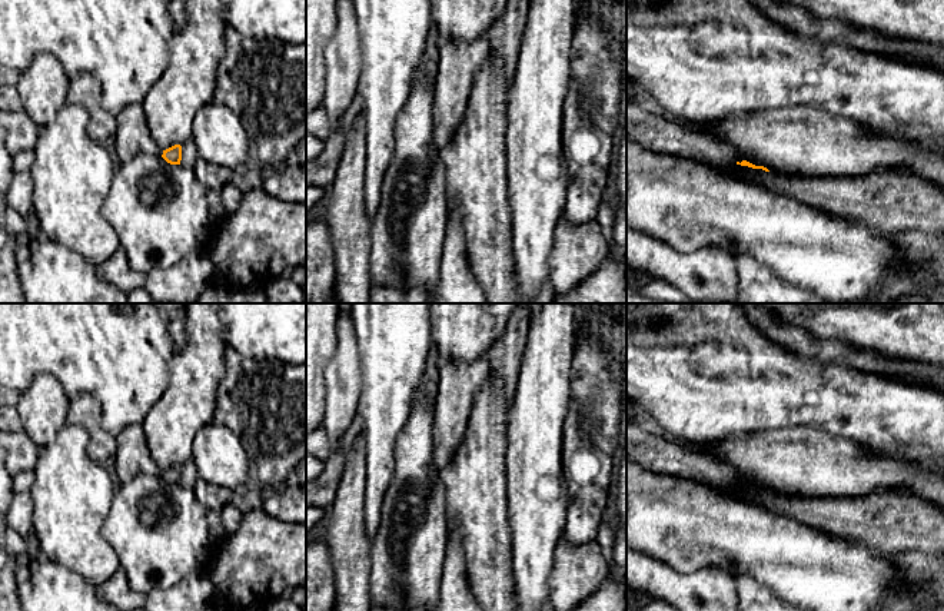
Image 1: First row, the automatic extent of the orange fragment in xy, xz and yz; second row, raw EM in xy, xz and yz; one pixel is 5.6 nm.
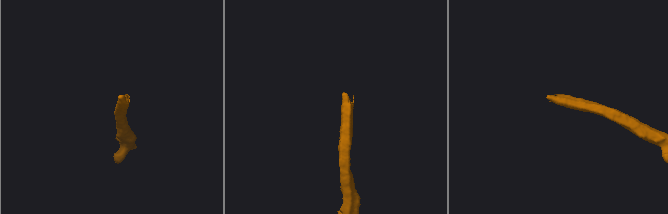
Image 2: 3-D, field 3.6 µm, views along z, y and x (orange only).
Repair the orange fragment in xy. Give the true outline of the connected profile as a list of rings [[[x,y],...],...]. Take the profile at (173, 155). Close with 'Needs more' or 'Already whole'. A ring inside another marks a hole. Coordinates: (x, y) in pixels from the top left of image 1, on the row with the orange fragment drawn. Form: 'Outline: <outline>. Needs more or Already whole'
Outline: [[[189,139],[182,145],[174,145],[163,150],[162,157],[170,165],[182,165],[185,167],[193,169],[199,159],[199,152],[196,143]]]. Needs more

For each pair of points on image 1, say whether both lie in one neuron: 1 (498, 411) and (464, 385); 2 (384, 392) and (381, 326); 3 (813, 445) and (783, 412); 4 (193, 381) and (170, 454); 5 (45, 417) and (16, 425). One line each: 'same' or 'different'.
1: different
2: same
3: different
4: same
5: different

